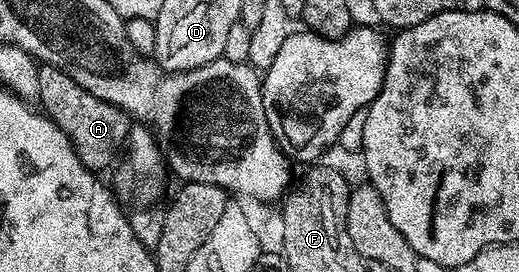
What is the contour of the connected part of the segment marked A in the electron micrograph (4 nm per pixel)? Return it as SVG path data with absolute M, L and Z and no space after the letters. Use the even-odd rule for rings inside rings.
M42 64L38 73L40 74L40 94L37 103L41 111L49 116L56 126L60 126L60 130L68 134L74 153L78 155L80 162L91 172L101 173L101 168L106 168L113 162L118 147L121 144L123 147L127 143L132 127L131 117L126 115L123 108L88 94L88 90L84 90L84 86L68 78L64 70L53 68L51 64Z

